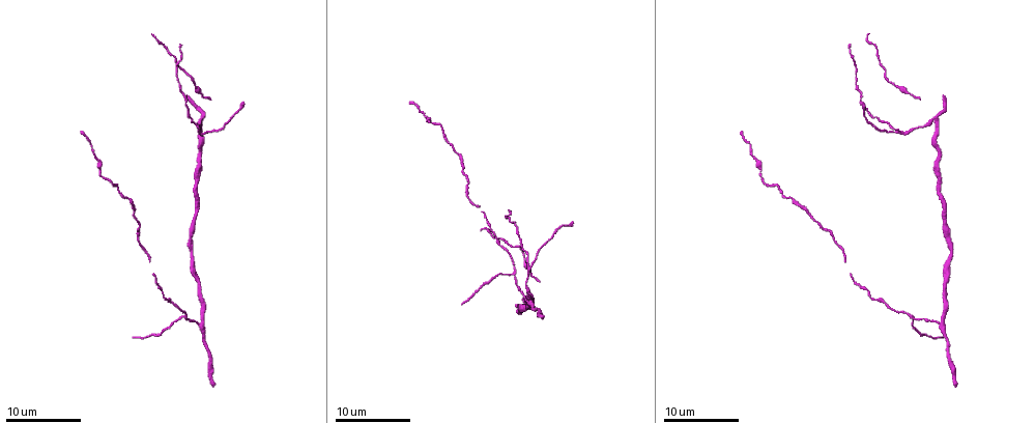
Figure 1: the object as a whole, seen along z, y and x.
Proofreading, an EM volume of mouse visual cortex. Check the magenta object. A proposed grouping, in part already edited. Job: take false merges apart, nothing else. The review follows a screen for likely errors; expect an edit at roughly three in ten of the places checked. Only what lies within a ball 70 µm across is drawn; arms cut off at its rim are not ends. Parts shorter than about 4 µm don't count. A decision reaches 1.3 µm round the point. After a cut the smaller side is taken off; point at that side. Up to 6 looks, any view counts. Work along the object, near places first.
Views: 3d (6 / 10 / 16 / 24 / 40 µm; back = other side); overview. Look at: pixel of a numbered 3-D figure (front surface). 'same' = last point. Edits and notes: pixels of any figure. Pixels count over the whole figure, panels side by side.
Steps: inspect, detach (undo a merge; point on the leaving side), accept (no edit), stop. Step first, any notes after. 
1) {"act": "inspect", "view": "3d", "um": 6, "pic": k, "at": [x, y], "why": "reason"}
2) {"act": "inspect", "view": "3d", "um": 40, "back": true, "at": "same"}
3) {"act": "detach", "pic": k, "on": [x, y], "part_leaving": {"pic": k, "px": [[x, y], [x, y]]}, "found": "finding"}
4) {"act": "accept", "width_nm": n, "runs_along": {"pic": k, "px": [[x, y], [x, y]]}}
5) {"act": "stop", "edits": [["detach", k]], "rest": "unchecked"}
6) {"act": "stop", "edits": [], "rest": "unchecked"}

{"act": "inspect", "view": "3d", "um": 16, "pic": 1, "at": [198, 325], "why": "three arms meet"}

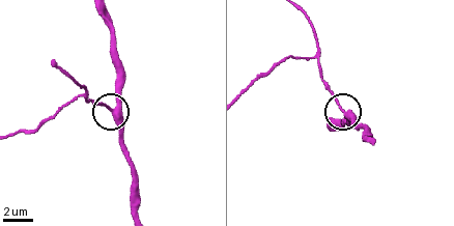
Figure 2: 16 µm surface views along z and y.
{"act": "inspect", "view": "3d", "um": 6, "pic": 2, "at": [111, 110]}

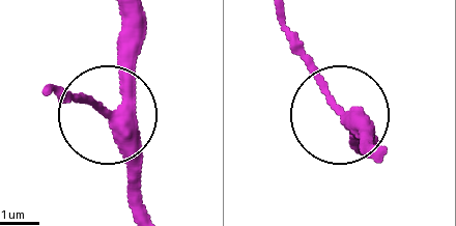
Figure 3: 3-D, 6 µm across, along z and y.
{"act": "accept", "width_nm": 320, "runs_along": {"pic": 3, "px": [[122, 20], [112, 130], [139, 195]]}, "found": "continuous, no second neuron"}

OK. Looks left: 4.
{"act": "inspect", "view": "3d", "um": 10, "pic": 1, "at": [513, 275], "why": "three arms meet"}

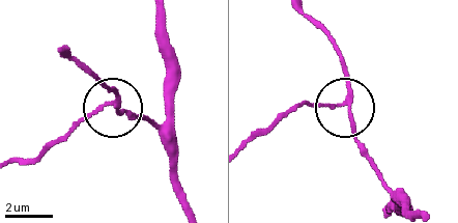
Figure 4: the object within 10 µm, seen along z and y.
{"act": "inspect", "view": "3d", "um": 6, "pic": 4, "at": [108, 103]}

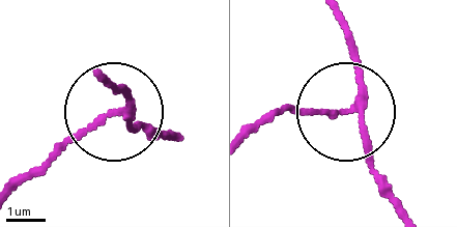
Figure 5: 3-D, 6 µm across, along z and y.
{"act": "accept", "side_arm_um": 9, "arms": 3, "found": "continuous, no second neuron"}

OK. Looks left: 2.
{"act": "inspect", "view": "3d", "um": 6, "pic": 1, "at": [530, 267], "why": "three-way junction"}

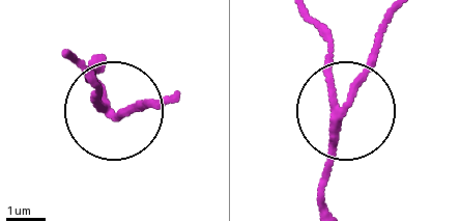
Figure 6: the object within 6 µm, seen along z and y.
{"act": "inspect", "view": "3d", "um": 6, "back": true, "pic": 6, "at": [344, 103]}

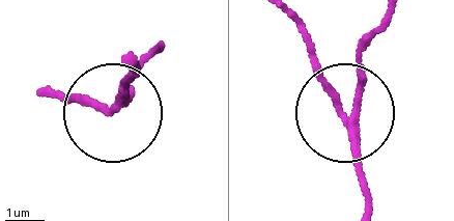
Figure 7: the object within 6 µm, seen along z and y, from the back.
{"act": "accept", "runs_along": {"pic": 7, "px": [[131, 64], [114, 111], [54, 98]]}, "found": "all the same neuron"}

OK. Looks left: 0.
{"act": "stop", "edits": [], "rest": "unchecked"}

